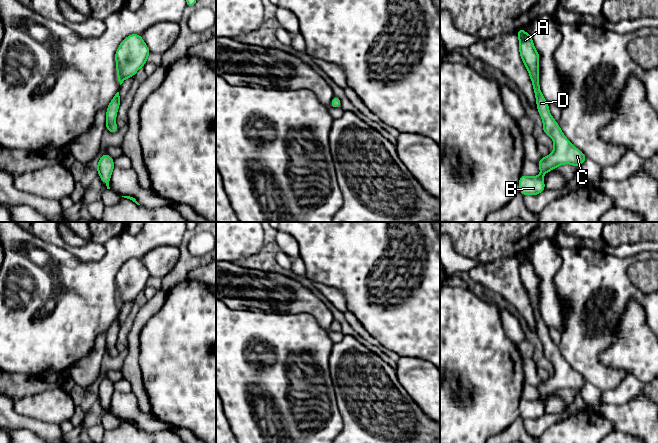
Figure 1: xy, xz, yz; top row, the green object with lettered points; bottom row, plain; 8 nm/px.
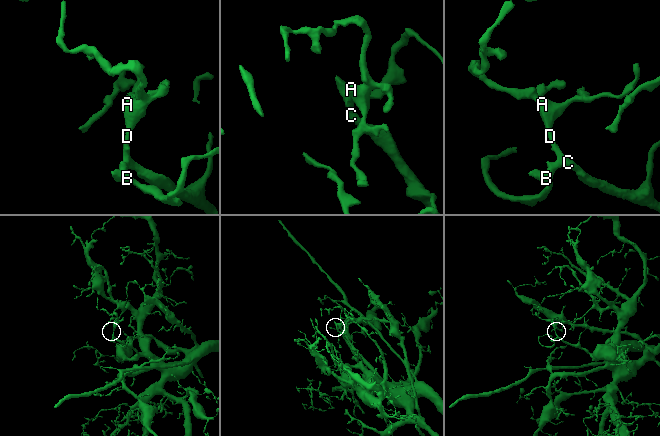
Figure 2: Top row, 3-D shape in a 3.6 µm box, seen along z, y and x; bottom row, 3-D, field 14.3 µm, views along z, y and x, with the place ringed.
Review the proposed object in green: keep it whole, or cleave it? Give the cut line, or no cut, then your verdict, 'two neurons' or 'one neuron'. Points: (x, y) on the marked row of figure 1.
no cut | one neuron

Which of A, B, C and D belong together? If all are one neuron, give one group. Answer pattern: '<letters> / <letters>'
A B C D

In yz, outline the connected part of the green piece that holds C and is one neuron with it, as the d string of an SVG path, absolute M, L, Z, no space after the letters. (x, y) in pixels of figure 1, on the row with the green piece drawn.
M524 28L517 32L519 38L519 51L522 61L529 72L536 97L537 110L543 120L542 131L553 140L554 151L547 157L542 157L537 163L541 174L528 177L521 174L519 178L520 193L524 195L538 195L545 190L544 174L562 164L572 164L579 167L586 159L586 155L574 147L561 131L557 121L549 112L549 105L541 93L539 86L539 53L534 47L531 34L527 34Z

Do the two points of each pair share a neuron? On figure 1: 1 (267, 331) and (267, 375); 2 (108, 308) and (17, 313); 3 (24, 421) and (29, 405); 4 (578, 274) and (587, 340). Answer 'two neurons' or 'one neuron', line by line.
1: one neuron
2: one neuron
3: two neurons
4: one neuron

